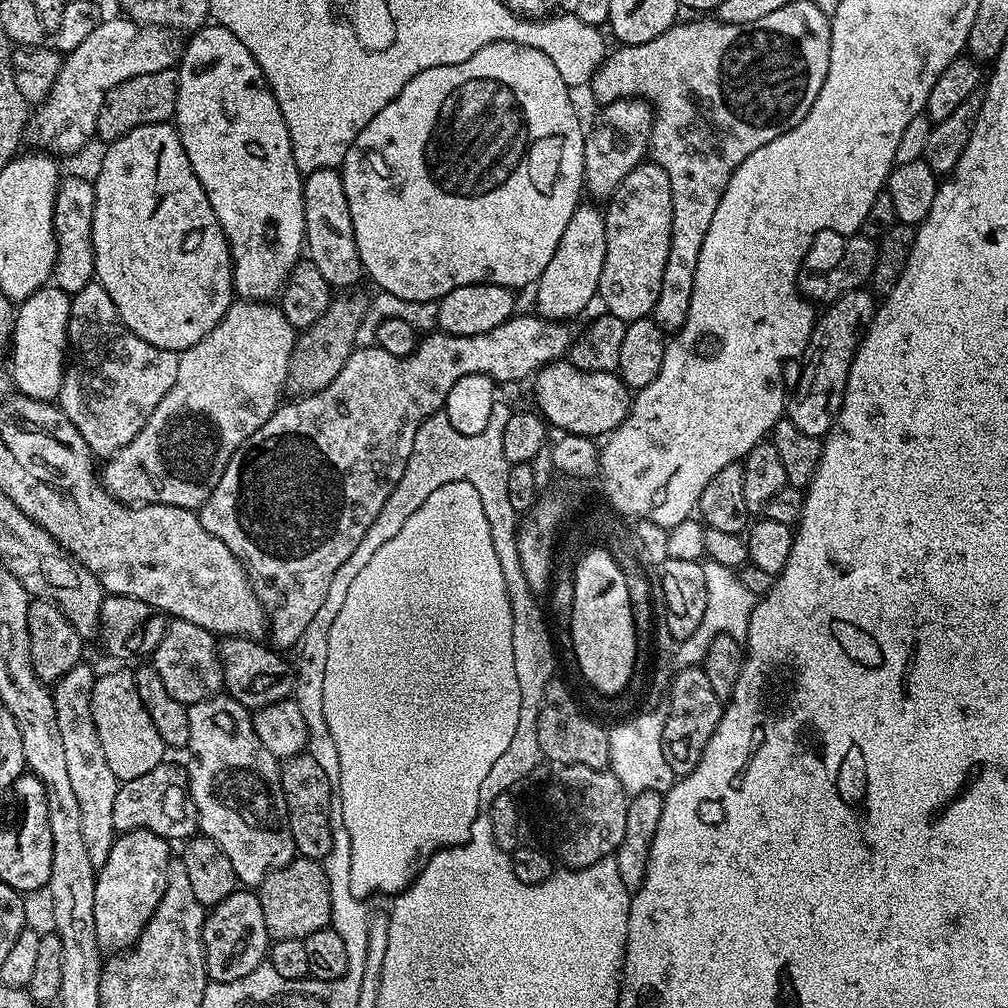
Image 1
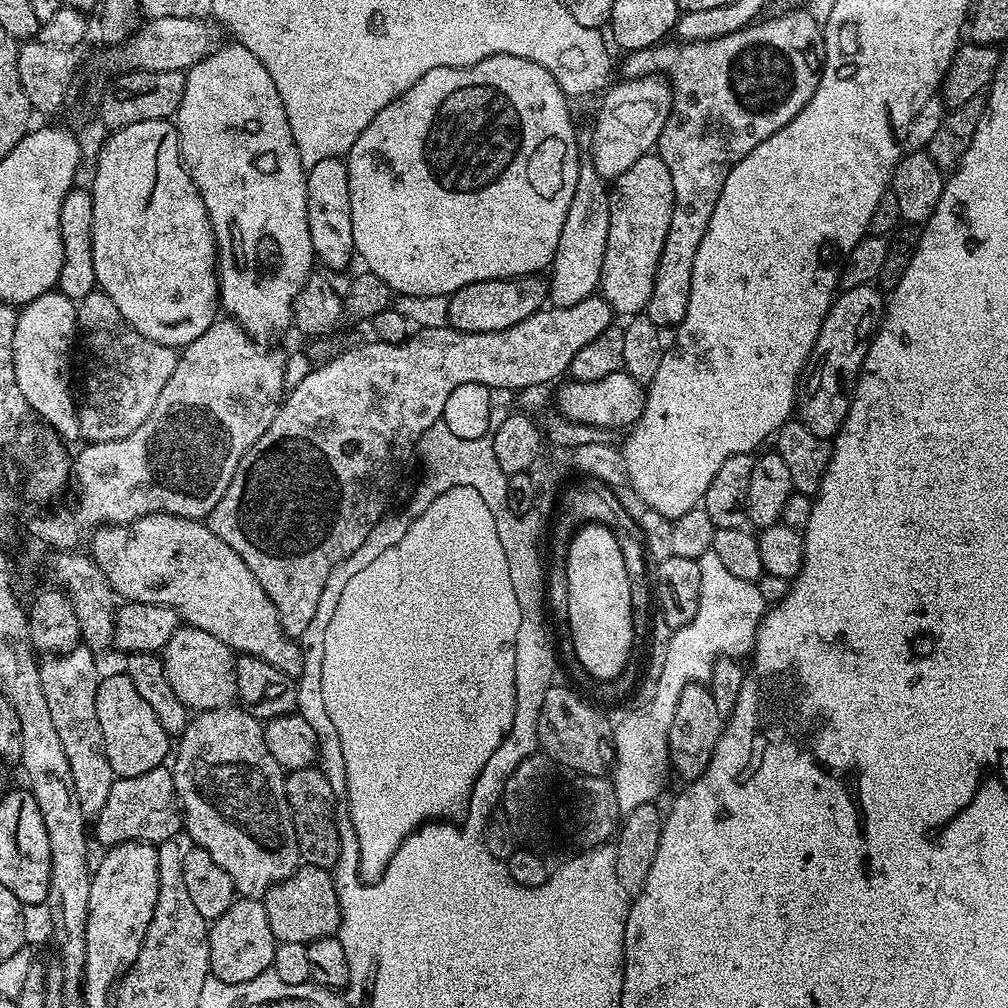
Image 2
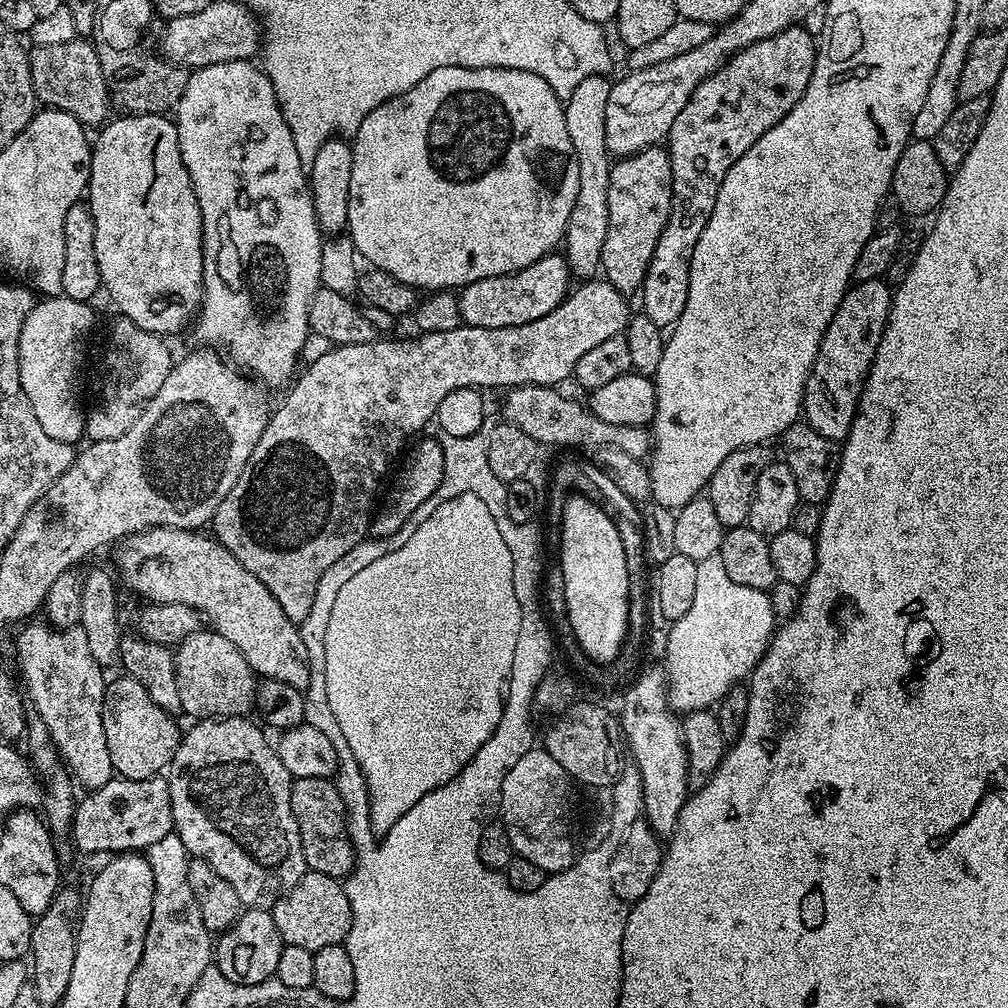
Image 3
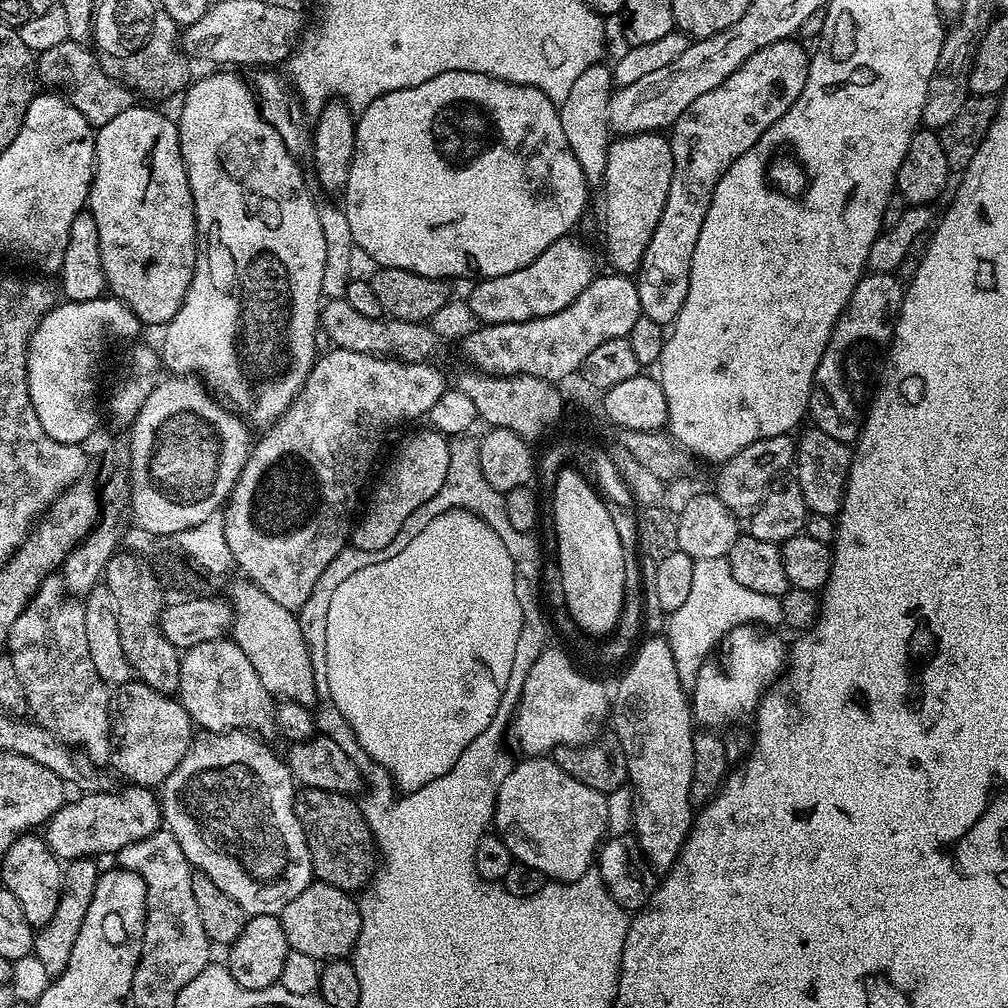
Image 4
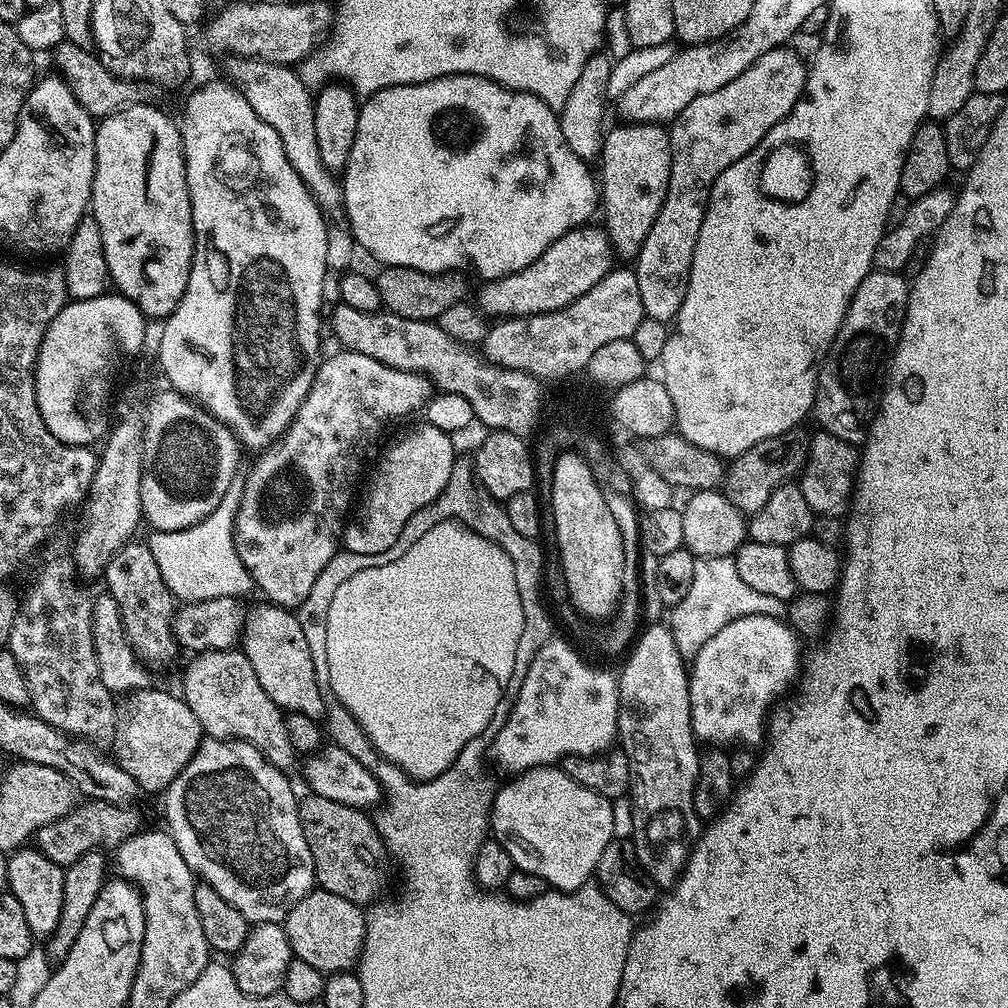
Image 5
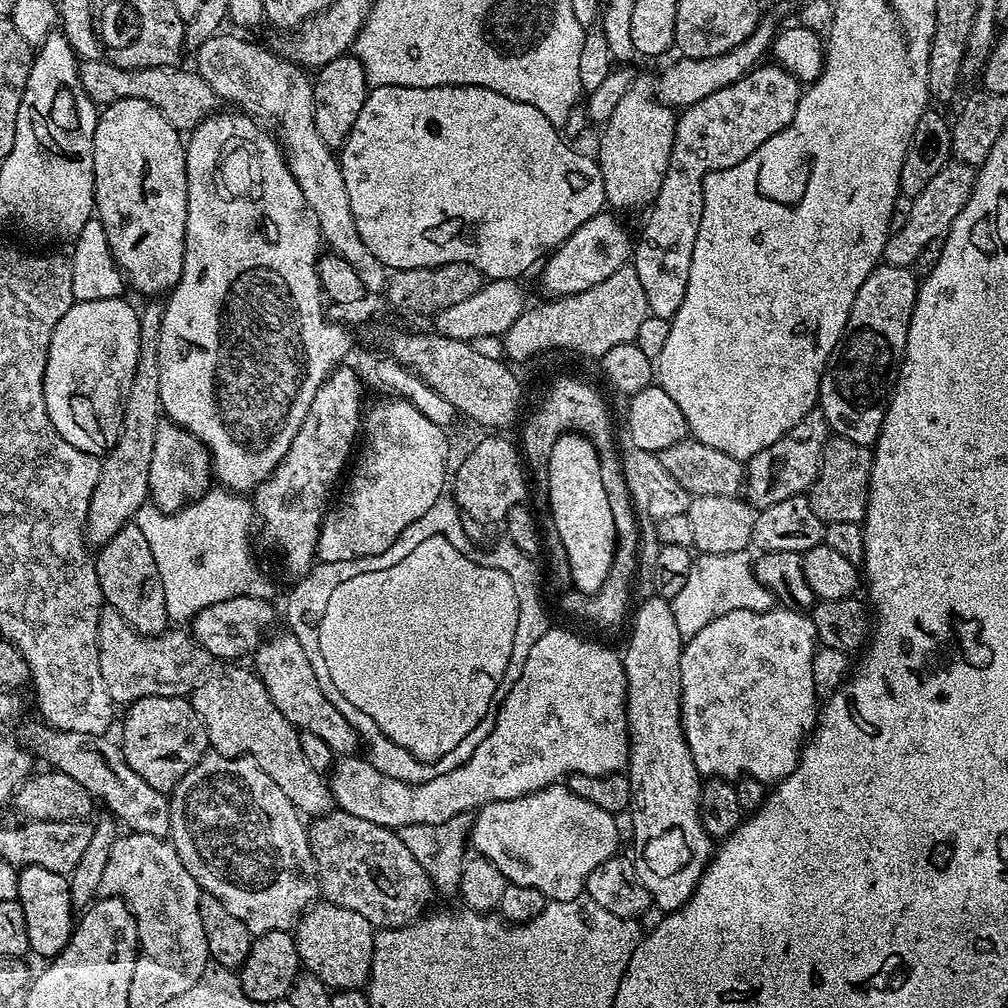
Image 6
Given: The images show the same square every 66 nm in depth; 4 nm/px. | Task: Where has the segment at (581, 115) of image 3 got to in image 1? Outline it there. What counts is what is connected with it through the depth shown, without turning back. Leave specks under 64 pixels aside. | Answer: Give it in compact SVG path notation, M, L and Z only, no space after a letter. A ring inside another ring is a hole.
M582 202L575 208L558 249L535 285L535 309L546 320L571 320L595 299L599 291L606 256L605 218L603 211L595 203L588 203L592 202Z

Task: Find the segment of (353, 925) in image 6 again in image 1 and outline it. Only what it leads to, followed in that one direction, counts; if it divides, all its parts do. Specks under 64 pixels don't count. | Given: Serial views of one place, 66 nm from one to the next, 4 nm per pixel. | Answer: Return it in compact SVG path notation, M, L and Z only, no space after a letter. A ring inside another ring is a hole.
M297 858L286 866L274 870L260 885L258 895L262 902L262 918L266 918L266 930L272 940L304 941L314 930L322 930L332 923L332 907L330 906L330 882L326 882L326 870L318 860Z

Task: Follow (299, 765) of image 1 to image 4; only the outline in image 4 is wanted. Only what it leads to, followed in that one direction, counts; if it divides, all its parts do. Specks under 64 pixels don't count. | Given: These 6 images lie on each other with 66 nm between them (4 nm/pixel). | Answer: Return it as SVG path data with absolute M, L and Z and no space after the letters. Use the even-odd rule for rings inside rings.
M304 788L296 793L296 813L306 834L313 877L319 883L356 894L373 878L378 865L378 845L364 820L361 805L352 800L355 799L348 794Z

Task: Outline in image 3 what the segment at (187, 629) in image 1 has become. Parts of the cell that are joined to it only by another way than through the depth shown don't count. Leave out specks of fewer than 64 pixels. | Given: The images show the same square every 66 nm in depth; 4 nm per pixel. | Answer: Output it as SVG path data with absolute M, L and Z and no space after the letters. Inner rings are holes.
M201 630L175 645L174 655L180 712L183 715L191 718L247 717L251 713L248 711L253 711L258 680L234 642L222 638L222 634L217 632Z

